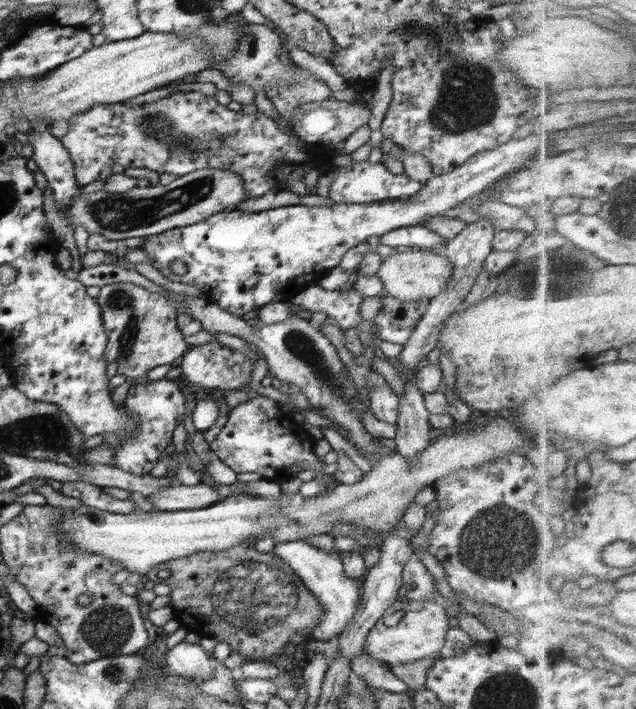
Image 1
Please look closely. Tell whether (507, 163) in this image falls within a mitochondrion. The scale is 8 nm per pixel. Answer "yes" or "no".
no

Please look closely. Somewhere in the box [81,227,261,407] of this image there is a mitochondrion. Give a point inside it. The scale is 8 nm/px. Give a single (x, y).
(121, 303)

